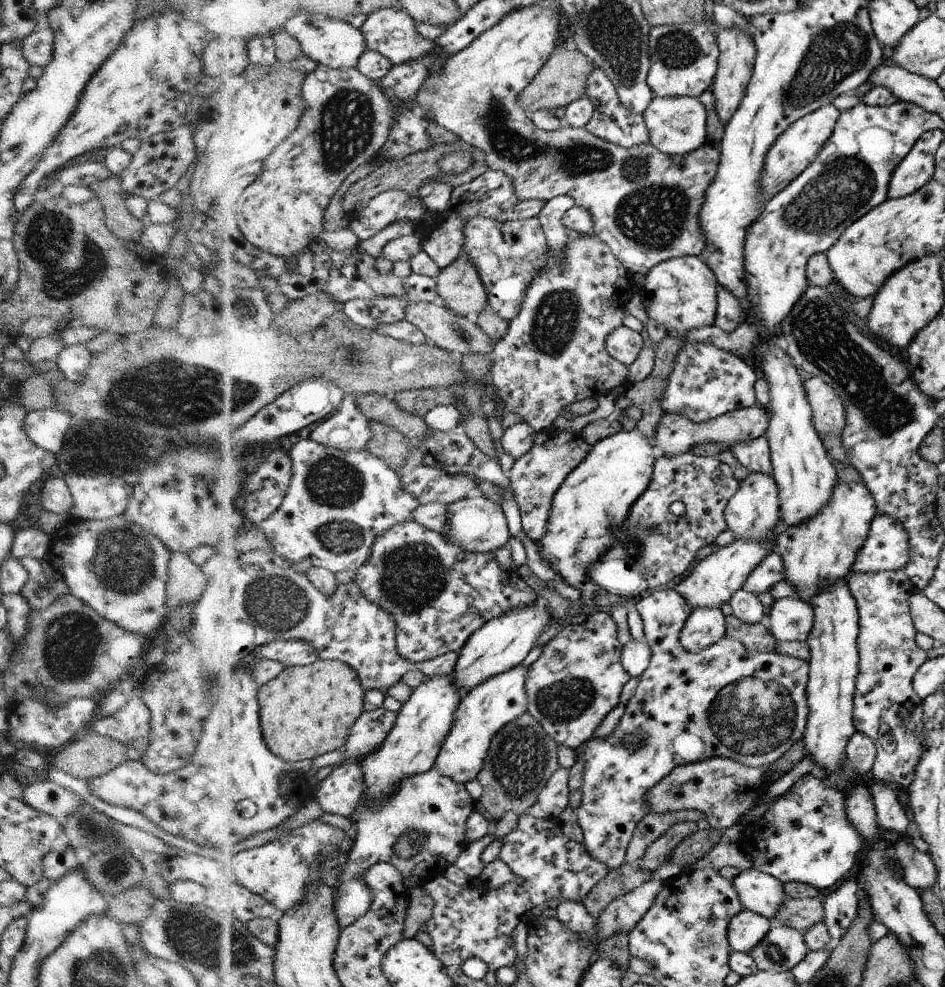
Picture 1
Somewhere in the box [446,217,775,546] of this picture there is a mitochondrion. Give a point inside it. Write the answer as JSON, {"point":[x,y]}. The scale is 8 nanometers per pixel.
{"point":[554,322]}

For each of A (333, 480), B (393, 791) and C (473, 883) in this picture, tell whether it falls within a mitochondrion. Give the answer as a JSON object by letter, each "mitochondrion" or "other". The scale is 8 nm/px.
{"A":"mitochondrion","B":"other","C":"other"}

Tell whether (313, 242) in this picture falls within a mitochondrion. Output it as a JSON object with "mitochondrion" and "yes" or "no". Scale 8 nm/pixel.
{"mitochondrion":"no"}

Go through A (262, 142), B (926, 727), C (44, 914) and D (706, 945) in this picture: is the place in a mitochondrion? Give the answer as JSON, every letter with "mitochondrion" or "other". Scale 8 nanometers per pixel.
{"A":"other","B":"other","C":"other","D":"mitochondrion"}

